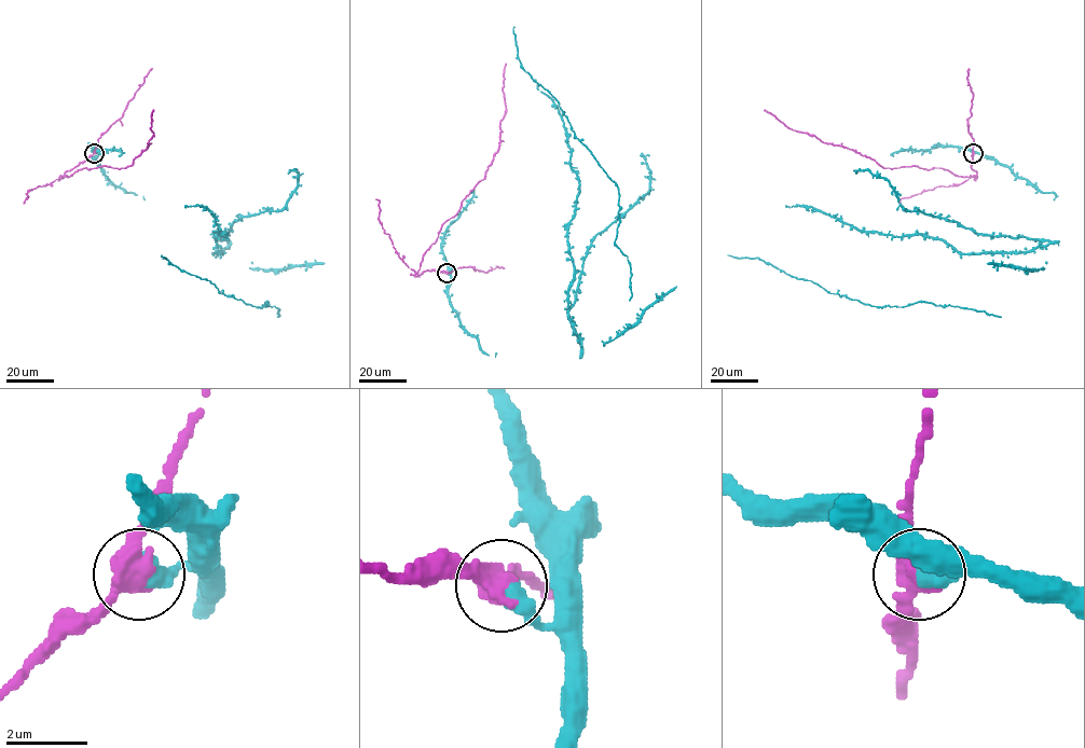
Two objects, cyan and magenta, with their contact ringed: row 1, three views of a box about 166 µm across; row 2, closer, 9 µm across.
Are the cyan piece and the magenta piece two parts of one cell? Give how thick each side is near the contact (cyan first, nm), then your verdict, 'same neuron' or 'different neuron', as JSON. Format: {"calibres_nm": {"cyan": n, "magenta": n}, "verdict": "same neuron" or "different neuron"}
{"calibres_nm": {"cyan": 480, "magenta": 480}, "verdict": "different neuron"}

